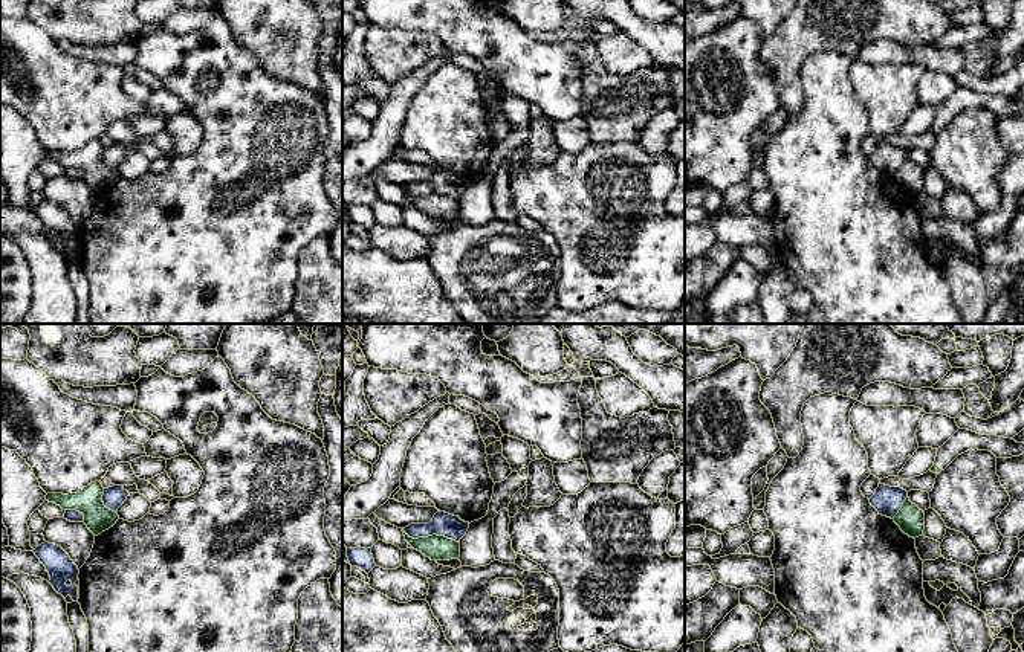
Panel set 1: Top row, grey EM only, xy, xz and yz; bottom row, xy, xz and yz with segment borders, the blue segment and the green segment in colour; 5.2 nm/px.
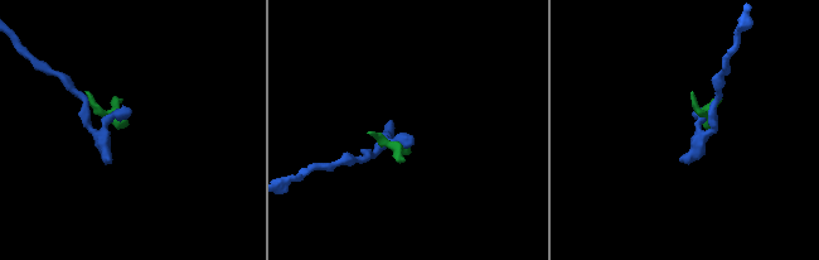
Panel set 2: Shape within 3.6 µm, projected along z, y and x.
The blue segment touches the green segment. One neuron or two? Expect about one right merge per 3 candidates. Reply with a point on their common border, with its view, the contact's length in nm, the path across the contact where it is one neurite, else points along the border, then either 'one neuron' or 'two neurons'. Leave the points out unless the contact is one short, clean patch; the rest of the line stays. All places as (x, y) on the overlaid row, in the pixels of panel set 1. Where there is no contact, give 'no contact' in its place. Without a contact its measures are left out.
meets blue in xz at (430, 535); contact 300 nm long; border along xz (402, 529), (413, 538), (443, 535), (457, 542); two neurons

